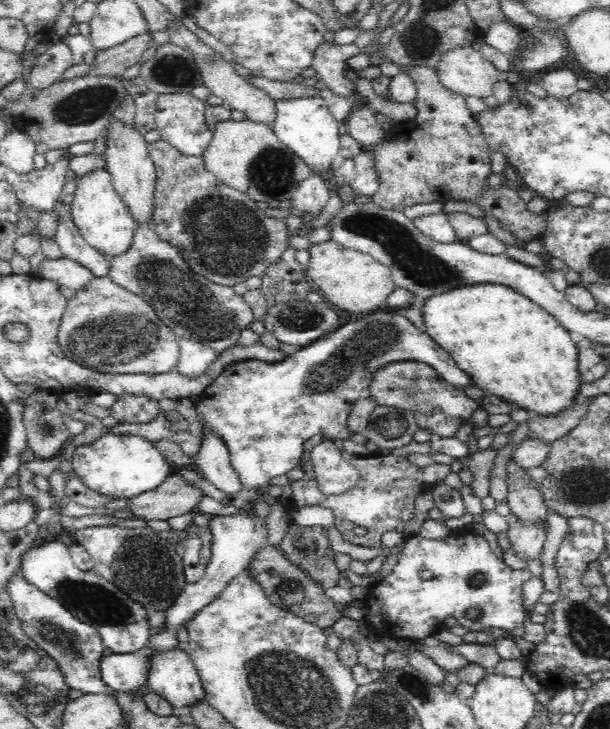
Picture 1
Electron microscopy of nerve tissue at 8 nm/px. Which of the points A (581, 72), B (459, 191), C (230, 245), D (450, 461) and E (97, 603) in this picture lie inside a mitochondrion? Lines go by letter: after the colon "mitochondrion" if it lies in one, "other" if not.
A: other
B: other
C: mitochondrion
D: other
E: mitochondrion

